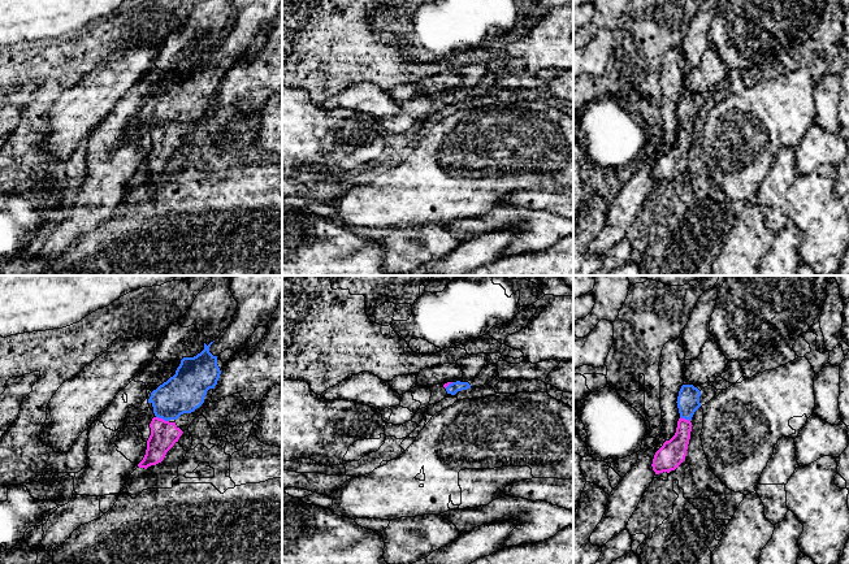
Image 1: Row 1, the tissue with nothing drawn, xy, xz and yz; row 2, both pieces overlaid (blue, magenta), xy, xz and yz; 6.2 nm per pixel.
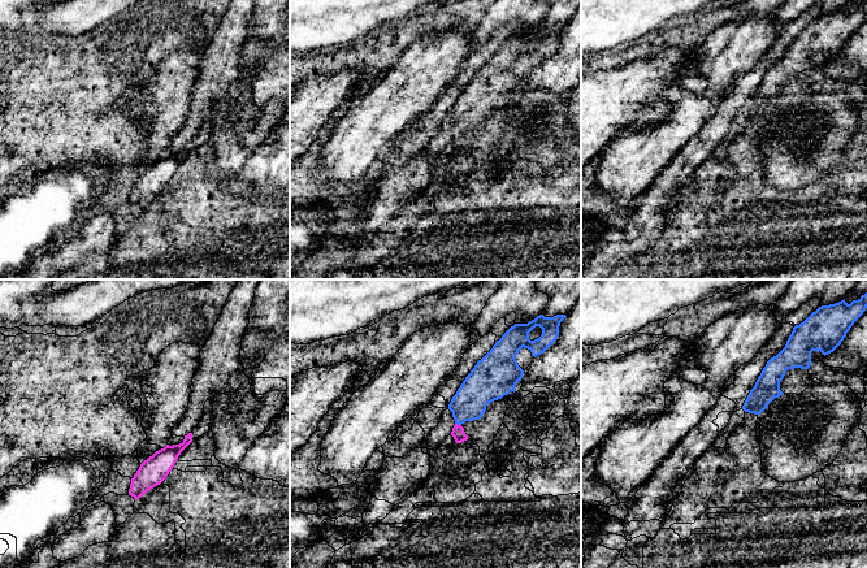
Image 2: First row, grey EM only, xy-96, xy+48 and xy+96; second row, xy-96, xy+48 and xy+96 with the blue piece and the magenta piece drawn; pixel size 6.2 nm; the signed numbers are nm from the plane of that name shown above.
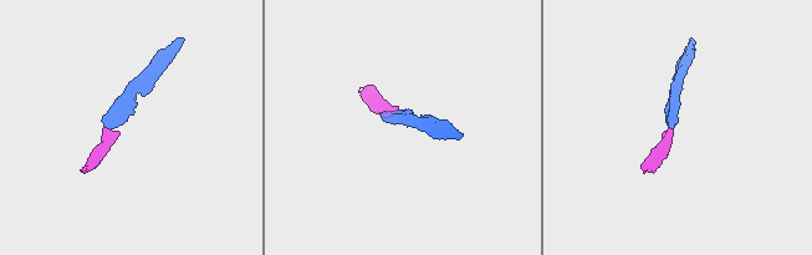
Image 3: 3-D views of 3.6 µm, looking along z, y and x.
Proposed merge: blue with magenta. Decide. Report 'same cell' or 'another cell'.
same cell

